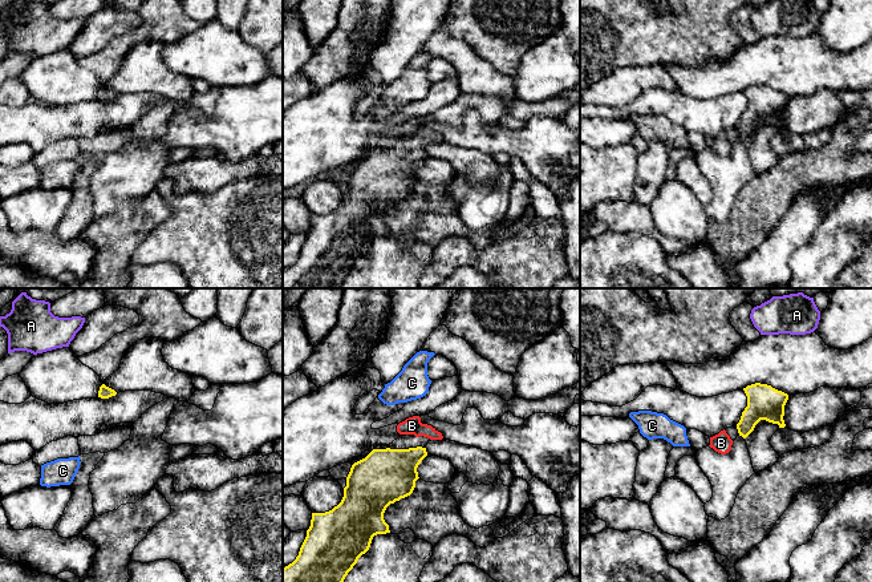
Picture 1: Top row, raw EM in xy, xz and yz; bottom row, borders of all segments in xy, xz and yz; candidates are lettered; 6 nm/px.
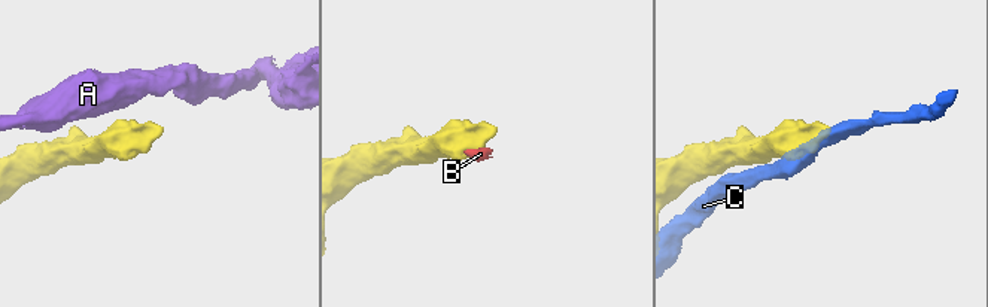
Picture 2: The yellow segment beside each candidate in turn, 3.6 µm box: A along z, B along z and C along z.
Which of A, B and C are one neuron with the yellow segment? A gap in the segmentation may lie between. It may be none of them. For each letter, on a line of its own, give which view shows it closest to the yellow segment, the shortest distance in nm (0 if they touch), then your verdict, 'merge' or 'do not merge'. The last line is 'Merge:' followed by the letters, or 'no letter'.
A: nearest in yz; 300 nm apart; do not merge
B: nearest in yz; 60 nm apart; merge
C: nearest in xz; 260 nm apart; do not merge
Merge: B

